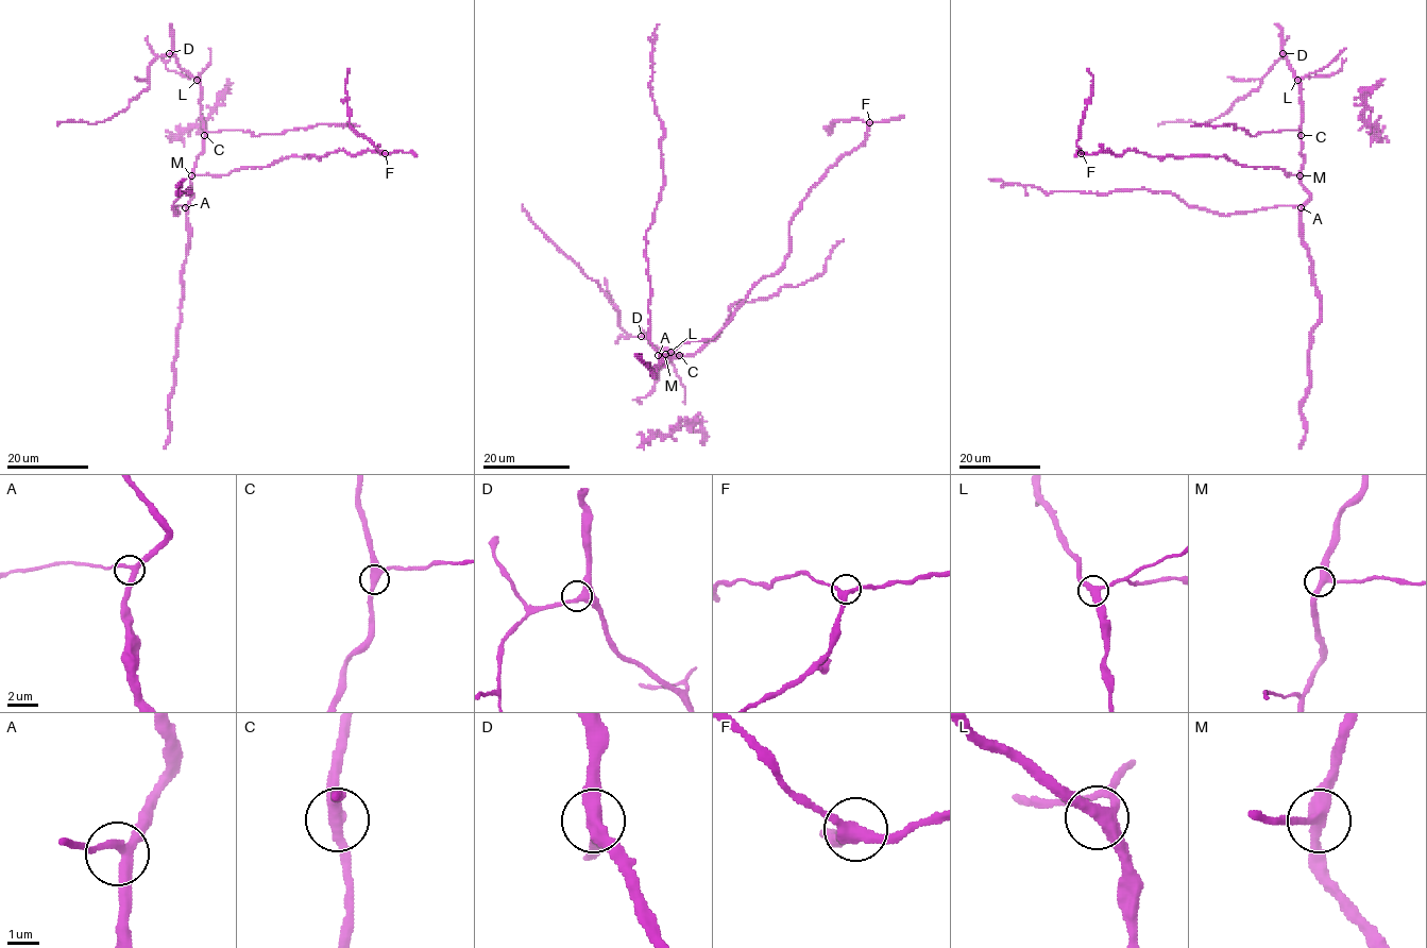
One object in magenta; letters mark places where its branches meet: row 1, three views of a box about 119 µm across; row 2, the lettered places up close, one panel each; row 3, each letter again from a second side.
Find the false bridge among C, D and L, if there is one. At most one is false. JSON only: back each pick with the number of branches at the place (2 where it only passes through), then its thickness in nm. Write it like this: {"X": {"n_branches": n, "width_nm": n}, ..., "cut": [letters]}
{"cut": []}

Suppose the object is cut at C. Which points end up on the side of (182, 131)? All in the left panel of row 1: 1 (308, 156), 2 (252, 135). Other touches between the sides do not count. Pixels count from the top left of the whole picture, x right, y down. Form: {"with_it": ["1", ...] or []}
{"with_it": ["2"]}

